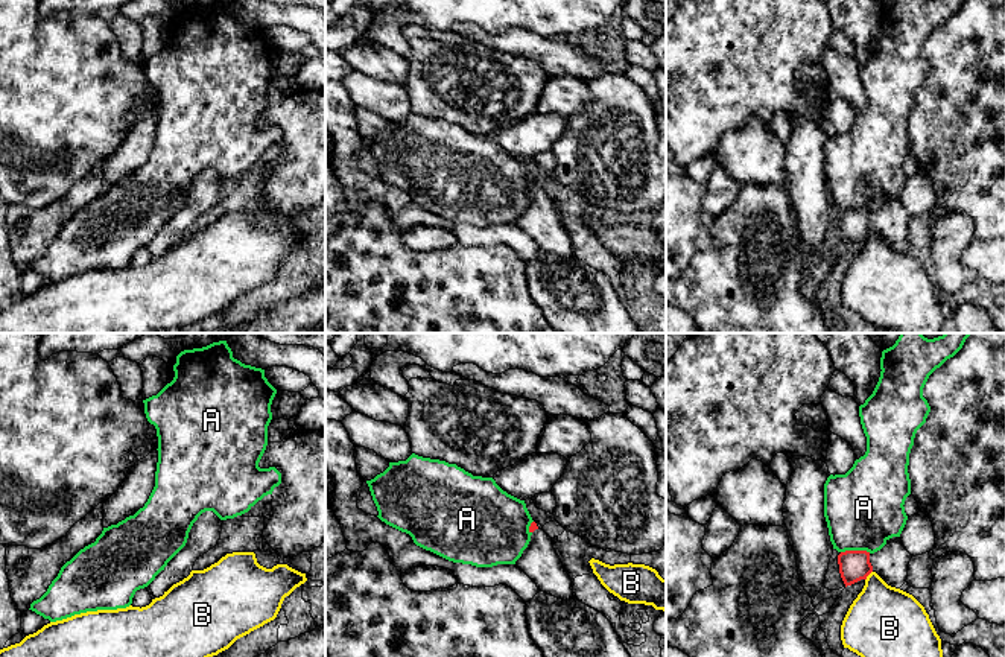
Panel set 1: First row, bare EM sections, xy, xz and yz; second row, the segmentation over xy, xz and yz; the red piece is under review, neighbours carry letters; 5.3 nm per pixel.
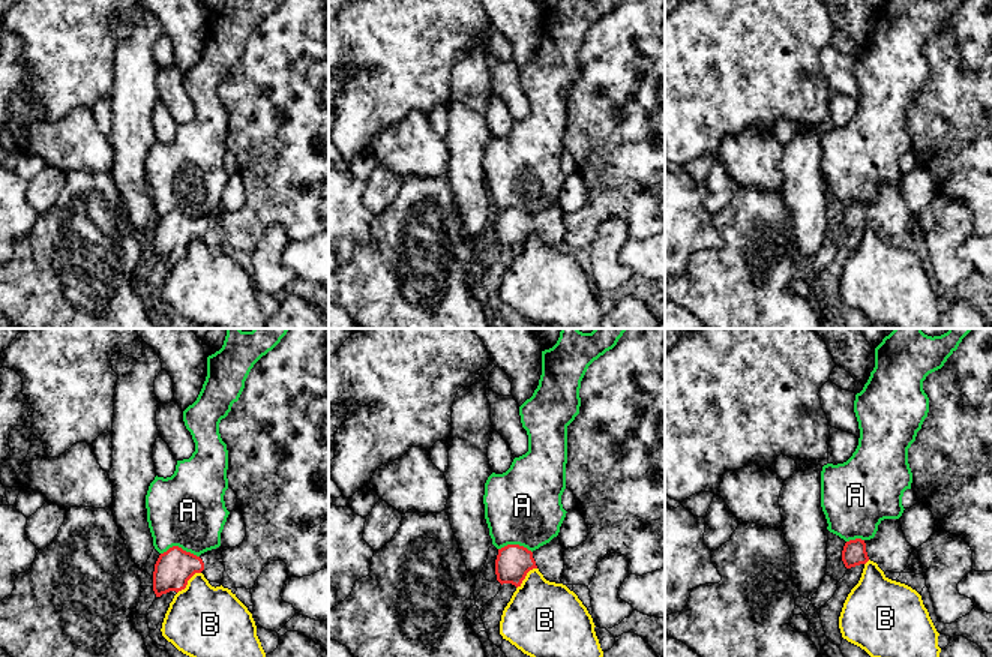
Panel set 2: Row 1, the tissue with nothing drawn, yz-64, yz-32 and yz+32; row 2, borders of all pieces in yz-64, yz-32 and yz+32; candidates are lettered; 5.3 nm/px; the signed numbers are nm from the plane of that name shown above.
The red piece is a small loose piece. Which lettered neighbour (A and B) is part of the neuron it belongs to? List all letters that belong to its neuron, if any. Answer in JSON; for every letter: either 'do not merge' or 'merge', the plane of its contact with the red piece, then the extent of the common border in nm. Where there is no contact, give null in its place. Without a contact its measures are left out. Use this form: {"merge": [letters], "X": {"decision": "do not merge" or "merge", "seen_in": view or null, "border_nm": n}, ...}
{"merge": [], "A": {"decision": "do not merge", "seen_in": "yz", "border_nm": 160}, "B": {"decision": "do not merge", "seen_in": "yz", "border_nm": 70}}

